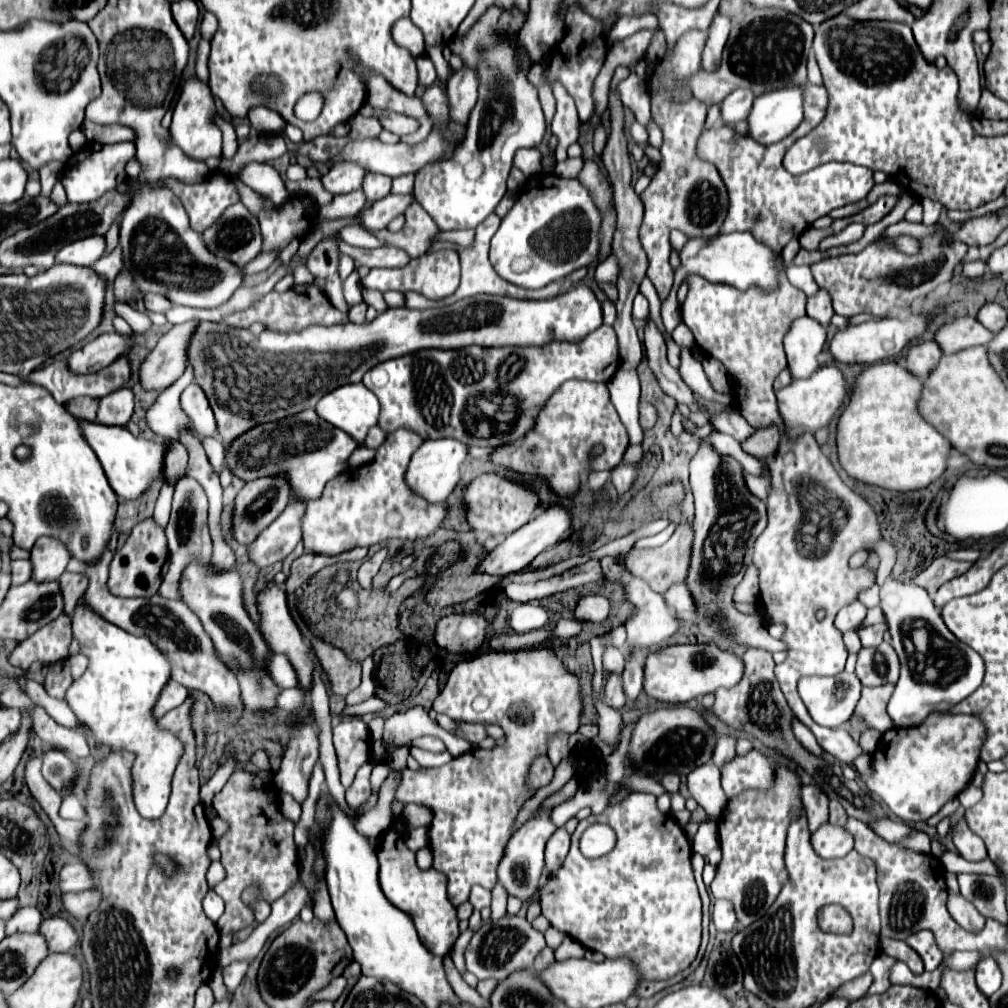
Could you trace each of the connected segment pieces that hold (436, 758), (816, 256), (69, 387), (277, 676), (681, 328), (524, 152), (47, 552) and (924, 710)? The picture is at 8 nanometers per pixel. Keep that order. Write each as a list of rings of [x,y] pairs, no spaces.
[[[412,746],[410,748],[410,756],[422,764],[422,766],[444,766],[452,760],[452,754],[450,752],[430,752],[430,750],[424,750],[424,748],[418,748],[418,746]]]
[[[800,248],[800,252],[798,252],[796,258],[794,258],[794,264],[814,264],[814,262],[818,262],[818,260],[822,260],[822,258],[826,258],[826,256],[828,256],[828,252],[820,252],[820,250],[808,252],[808,250]]]
[[[118,358],[118,360],[112,362],[110,366],[102,368],[98,374],[86,374],[86,376],[70,372],[68,366],[66,366],[66,360],[56,360],[56,362],[52,362],[52,364],[46,364],[46,366],[36,368],[36,370],[26,378],[26,382],[38,384],[38,386],[46,388],[46,390],[54,396],[54,400],[56,400],[58,404],[66,404],[68,400],[72,400],[72,398],[76,398],[76,396],[102,398],[102,396],[106,396],[106,394],[110,394],[110,392],[122,388],[128,378],[130,378],[130,364],[128,364],[126,358]]]
[[[272,654],[268,660],[268,672],[280,688],[294,688],[298,684],[296,672],[284,654]]]
[[[681,322],[672,333],[672,338],[680,346],[688,346],[693,348],[694,345],[694,336],[690,329]]]
[[[522,148],[516,152],[513,159],[513,166],[520,169],[526,178],[541,171],[541,152],[539,155],[532,155],[531,149]]]
[[[42,536],[30,550],[32,580],[36,582],[58,580],[60,574],[66,570],[68,560],[70,560],[70,552],[60,540]]]
[[[892,576],[880,590],[882,610],[892,634],[892,646],[900,656],[900,680],[888,702],[888,716],[894,726],[916,726],[932,710],[946,710],[968,698],[980,684],[986,672],[982,656],[970,646],[954,638],[944,626],[940,610],[924,588],[904,586]]]

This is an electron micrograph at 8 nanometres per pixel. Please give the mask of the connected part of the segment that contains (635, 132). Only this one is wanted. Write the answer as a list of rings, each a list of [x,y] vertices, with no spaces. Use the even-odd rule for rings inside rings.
[[[632,122],[630,134],[632,134],[632,138],[634,138],[634,142],[636,142],[638,146],[648,146],[648,132],[646,132],[644,126],[640,126],[638,122]]]

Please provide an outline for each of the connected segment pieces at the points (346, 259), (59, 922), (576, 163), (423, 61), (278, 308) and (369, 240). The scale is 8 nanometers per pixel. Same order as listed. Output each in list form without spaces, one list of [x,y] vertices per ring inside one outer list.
[[[340,254],[340,266],[338,266],[340,280],[346,280],[352,272],[354,272],[354,260],[350,256],[346,256],[346,254]]]
[[[50,916],[40,924],[40,934],[48,938],[50,952],[72,952],[78,944],[78,936],[70,922],[60,916]]]
[[[566,158],[556,164],[556,174],[562,178],[576,178],[582,168],[582,158]]]
[[[420,54],[416,64],[418,64],[418,74],[420,74],[420,84],[426,84],[426,86],[432,84],[436,80],[436,68],[434,68],[430,56],[428,54]]]
[[[300,284],[300,286],[290,288],[284,294],[270,292],[258,304],[250,306],[248,310],[224,316],[224,322],[232,328],[250,328],[254,322],[262,322],[266,330],[276,330],[276,332],[298,332],[310,324],[332,326],[332,324],[340,324],[342,320],[344,320],[344,316],[330,304],[328,296],[314,284],[308,284],[308,286]]]
[[[344,226],[340,230],[340,236],[350,246],[360,246],[360,248],[378,248],[378,246],[382,246],[382,242],[376,236],[364,232],[360,226]]]

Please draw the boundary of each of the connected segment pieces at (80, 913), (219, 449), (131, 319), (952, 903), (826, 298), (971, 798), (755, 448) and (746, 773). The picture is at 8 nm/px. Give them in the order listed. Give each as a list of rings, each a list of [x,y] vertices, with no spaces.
[[[84,890],[84,892],[70,892],[62,894],[62,908],[78,920],[84,920],[90,916],[90,912],[96,910],[100,902],[100,894],[94,890]]]
[[[208,436],[206,442],[204,442],[204,448],[206,448],[206,454],[208,454],[214,470],[220,472],[222,466],[224,466],[224,452],[226,452],[224,444],[216,436]]]
[[[116,304],[116,312],[132,326],[132,330],[140,330],[140,334],[146,334],[152,328],[152,320],[144,312],[138,312],[128,304]]]
[[[950,896],[948,898],[948,912],[956,918],[956,922],[962,928],[968,928],[972,932],[980,932],[984,928],[986,918],[962,896]]]
[[[820,288],[814,296],[810,296],[806,302],[806,312],[820,324],[830,324],[830,318],[834,316],[834,308],[828,290]]]
[[[969,785],[958,795],[958,800],[964,807],[971,807],[978,803],[982,798],[982,790]]]
[[[770,426],[768,430],[754,430],[752,438],[746,438],[742,442],[742,450],[754,456],[764,456],[772,458],[776,454],[778,446],[778,430],[776,426]]]
[[[756,748],[744,756],[734,756],[722,766],[722,788],[728,798],[742,792],[742,788],[766,790],[772,786],[774,768],[770,760]]]

